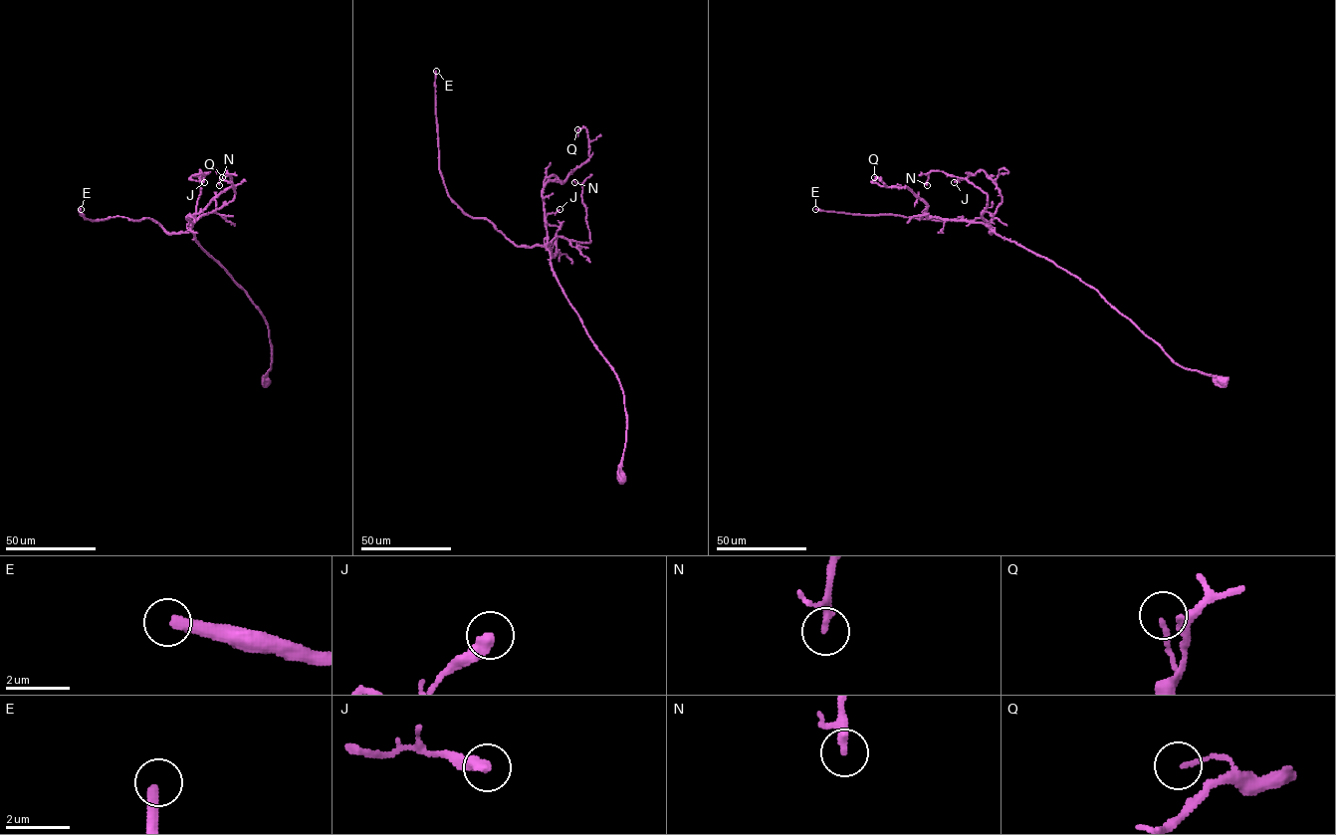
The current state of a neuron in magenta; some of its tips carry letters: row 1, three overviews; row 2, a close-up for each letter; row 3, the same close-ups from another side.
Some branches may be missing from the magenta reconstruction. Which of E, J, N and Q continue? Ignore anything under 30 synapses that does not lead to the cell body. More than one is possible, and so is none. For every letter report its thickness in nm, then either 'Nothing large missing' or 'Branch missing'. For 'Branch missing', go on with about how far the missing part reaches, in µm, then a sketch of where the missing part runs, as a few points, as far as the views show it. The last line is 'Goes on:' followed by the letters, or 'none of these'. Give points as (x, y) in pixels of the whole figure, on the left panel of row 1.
E: Thickness 360 nm. Branch missing. Missing length about 600 µm. Course of what is missing: (81, 209), (70, 189), (93, 243), (111, 245), (121, 228), (114, 108), (93, 65), (36, 15)
J: Thickness 360 nm. Nothing large missing
N: Thickness 190 nm. Nothing large missing
Q: Thickness 130 nm. Nothing large missing
Goes on: E

